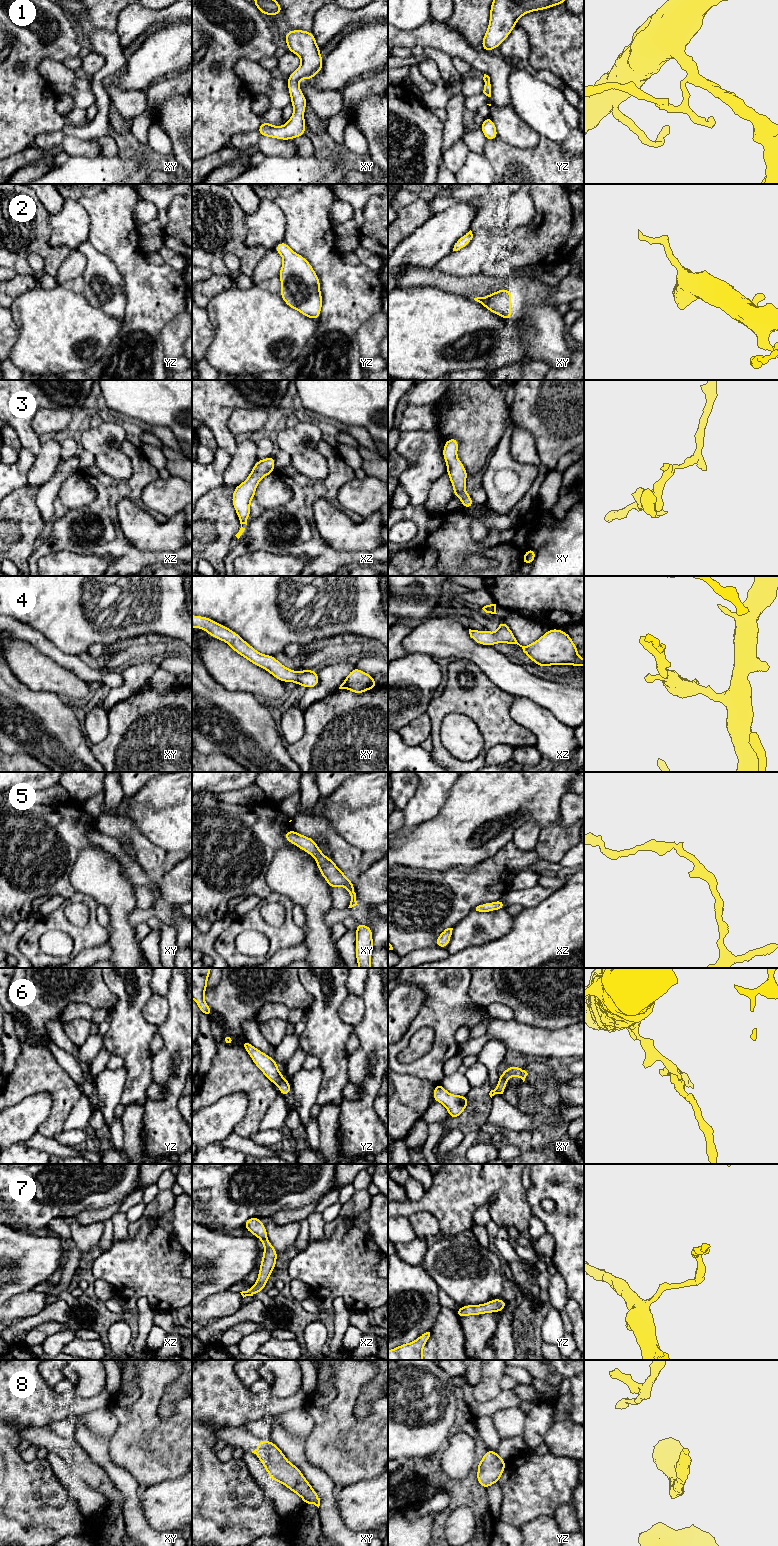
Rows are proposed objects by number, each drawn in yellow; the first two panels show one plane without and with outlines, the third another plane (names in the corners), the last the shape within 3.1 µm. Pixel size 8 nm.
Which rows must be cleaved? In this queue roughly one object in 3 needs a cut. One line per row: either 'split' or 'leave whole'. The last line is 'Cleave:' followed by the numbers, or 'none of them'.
1: leave whole
2: leave whole
3: leave whole
4: leave whole
5: leave whole
6: leave whole
7: leave whole
8: leave whole
Cleave: none of them

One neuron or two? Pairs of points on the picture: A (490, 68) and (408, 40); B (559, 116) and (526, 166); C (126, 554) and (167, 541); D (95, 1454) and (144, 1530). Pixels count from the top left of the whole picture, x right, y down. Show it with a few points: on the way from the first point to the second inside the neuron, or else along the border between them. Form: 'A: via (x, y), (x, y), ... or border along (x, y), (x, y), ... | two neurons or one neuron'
A: via (470, 55), (446, 38), (428, 38) | one neuron
B: border along (541, 136), (557, 142), (562, 149) | two neurons
C: border along (123, 534), (135, 547), (153, 552) | two neurons
D: via (114, 1472), (130, 1489), (132, 1511) | one neuron

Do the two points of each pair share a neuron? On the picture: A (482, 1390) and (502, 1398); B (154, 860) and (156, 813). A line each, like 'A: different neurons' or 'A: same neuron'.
A: different neurons
B: different neurons

